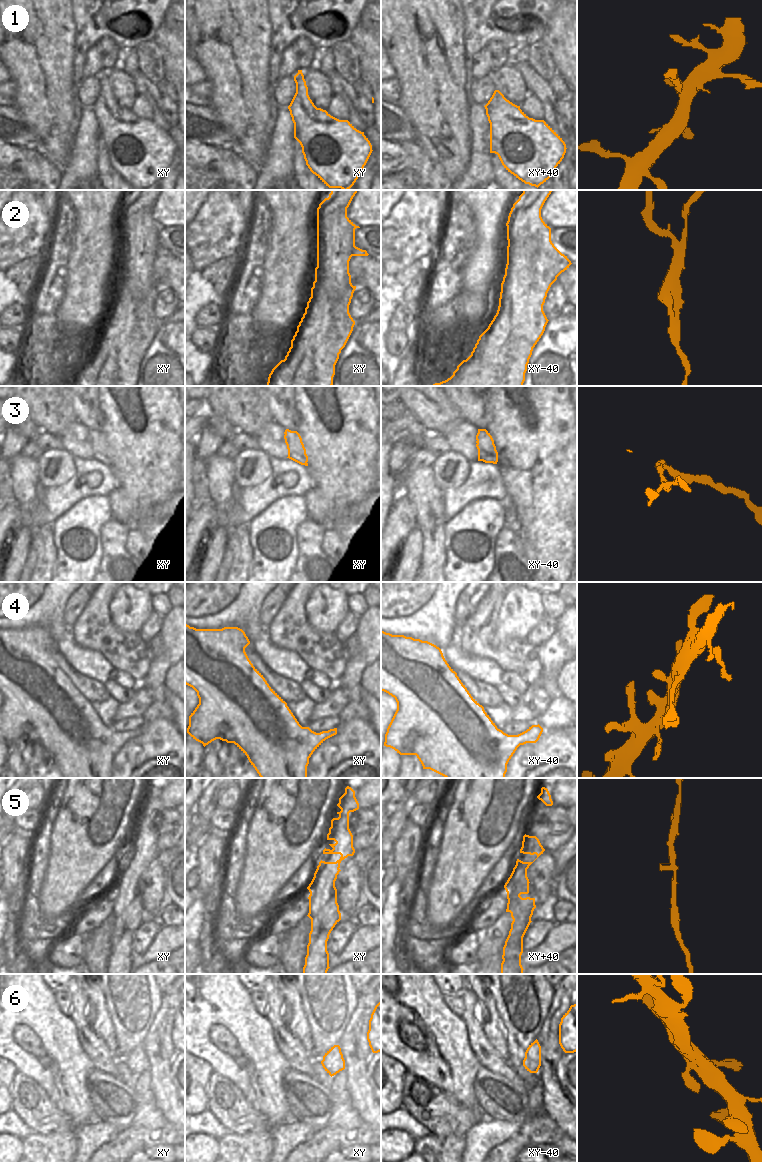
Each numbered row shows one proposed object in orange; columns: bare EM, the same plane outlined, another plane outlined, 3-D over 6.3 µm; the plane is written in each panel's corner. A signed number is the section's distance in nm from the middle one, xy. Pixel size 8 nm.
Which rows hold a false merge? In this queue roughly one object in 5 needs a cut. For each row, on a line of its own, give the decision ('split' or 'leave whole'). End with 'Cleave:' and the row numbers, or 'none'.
1: leave whole
2: split
3: split
4: leave whole
5: leave whole
6: leave whole
Cleave: 2, 3

